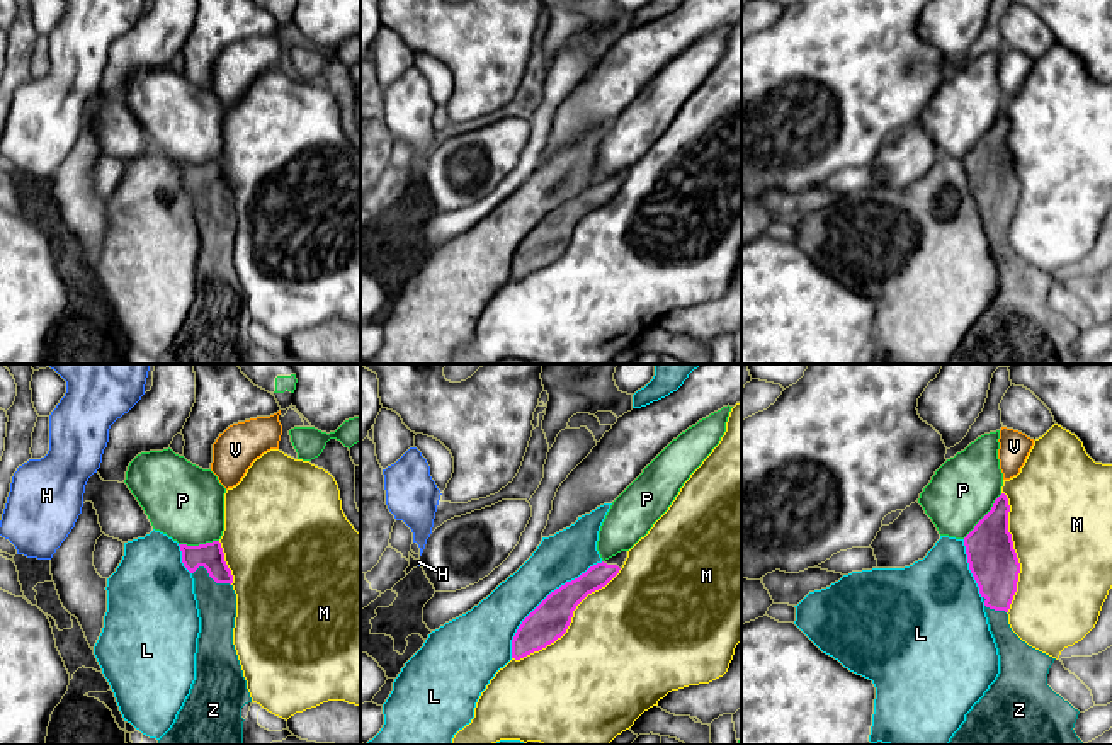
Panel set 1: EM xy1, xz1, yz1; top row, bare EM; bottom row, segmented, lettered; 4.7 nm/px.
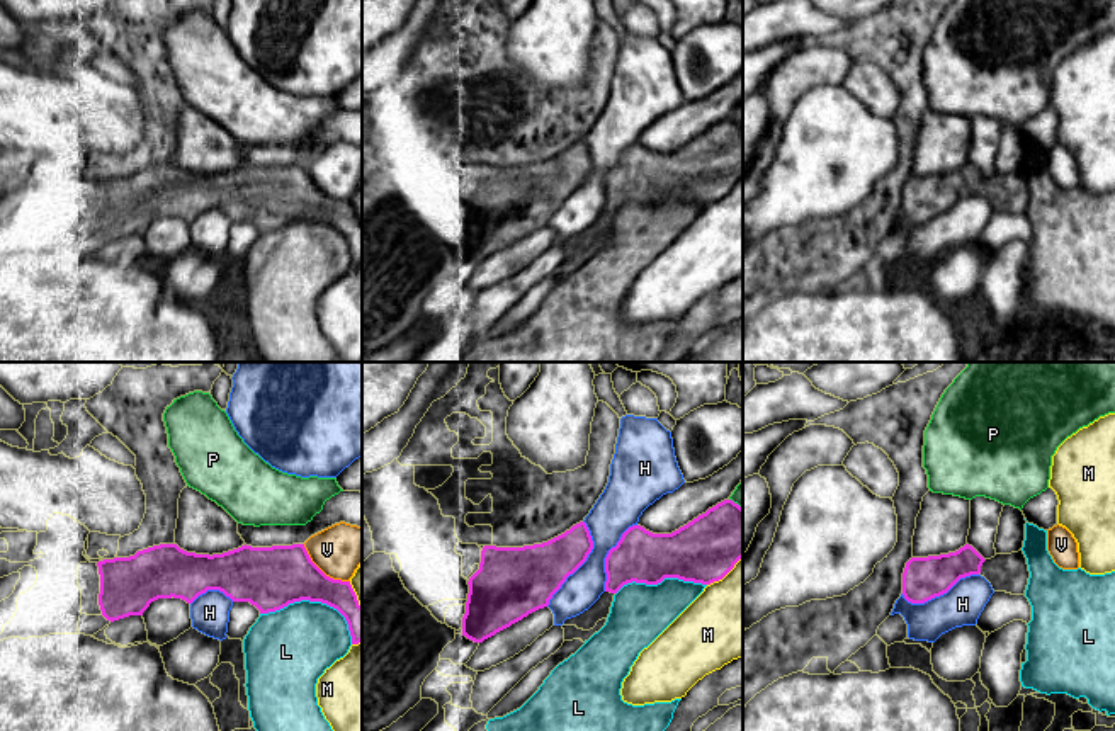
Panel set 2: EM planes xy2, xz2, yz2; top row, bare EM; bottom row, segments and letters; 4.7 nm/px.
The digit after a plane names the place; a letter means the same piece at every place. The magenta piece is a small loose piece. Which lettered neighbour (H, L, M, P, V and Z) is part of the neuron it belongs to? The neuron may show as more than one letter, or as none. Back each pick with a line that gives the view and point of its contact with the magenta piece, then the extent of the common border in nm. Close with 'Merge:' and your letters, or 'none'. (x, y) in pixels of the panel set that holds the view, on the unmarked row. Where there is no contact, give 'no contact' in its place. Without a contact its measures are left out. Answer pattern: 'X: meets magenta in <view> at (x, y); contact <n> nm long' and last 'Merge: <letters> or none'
Z: meets magenta in xy1 at (211, 196); contact 200 nm long
Merge: Z

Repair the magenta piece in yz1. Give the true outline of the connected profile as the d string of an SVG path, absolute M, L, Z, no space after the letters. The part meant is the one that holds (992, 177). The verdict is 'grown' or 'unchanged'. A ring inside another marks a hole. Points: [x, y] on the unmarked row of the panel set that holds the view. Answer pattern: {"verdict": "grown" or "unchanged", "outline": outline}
{"verdict": "grown", "outline": "M1001 112L991 129L964 156L969 189L984 221L990 250L1000 274L1000 293L966 333L947 364L1086 364L1075 352L1080 330L1047 304L1056 277L1029 265L1008 243L1008 228L1017 211L1020 182L1008 151L1008 117Z"}

